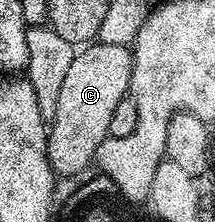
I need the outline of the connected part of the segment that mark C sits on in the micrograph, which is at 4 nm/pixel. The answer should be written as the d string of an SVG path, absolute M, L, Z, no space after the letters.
M90 43L80 51L74 52L71 68L63 78L63 88L59 90L59 104L55 106L55 115L47 129L49 138L49 166L54 174L69 177L72 173L81 173L88 165L94 164L97 148L109 136L111 114L121 101L126 100L133 70L133 54L124 45L103 45Z

